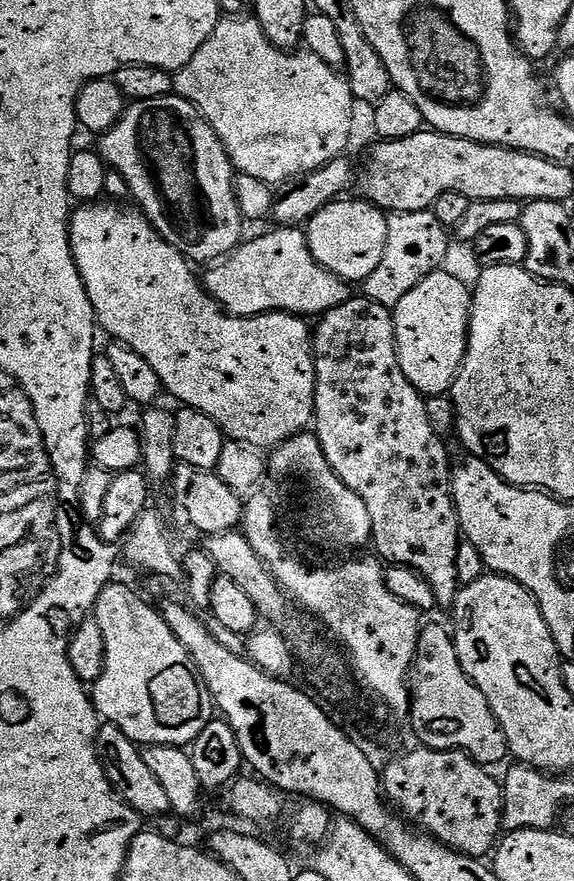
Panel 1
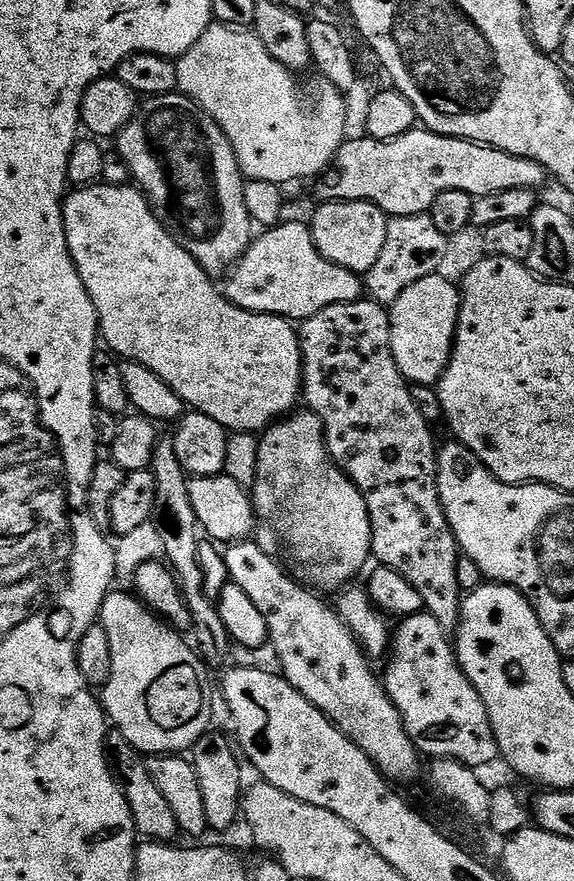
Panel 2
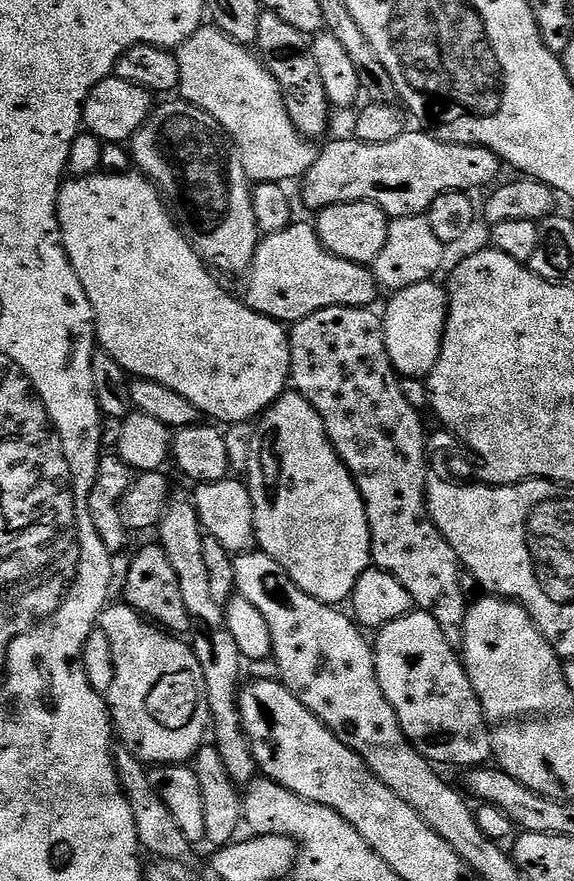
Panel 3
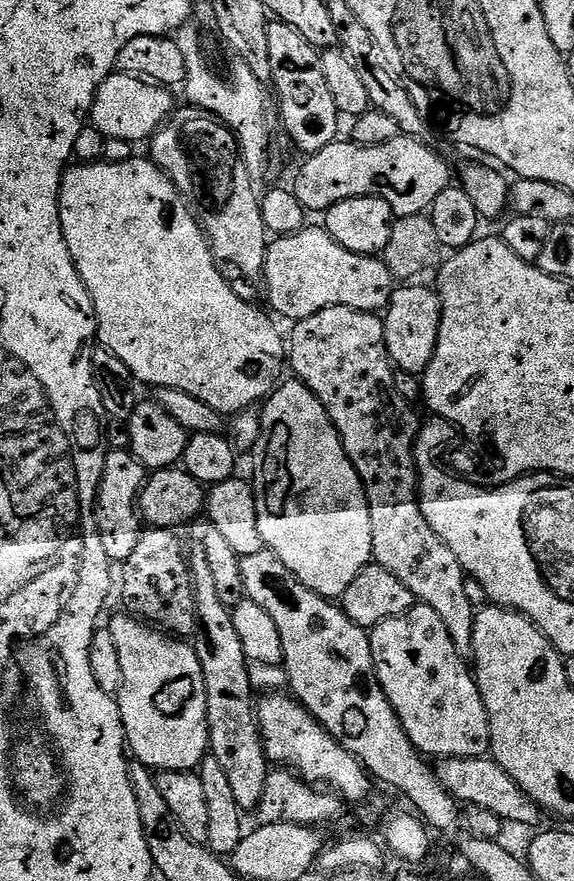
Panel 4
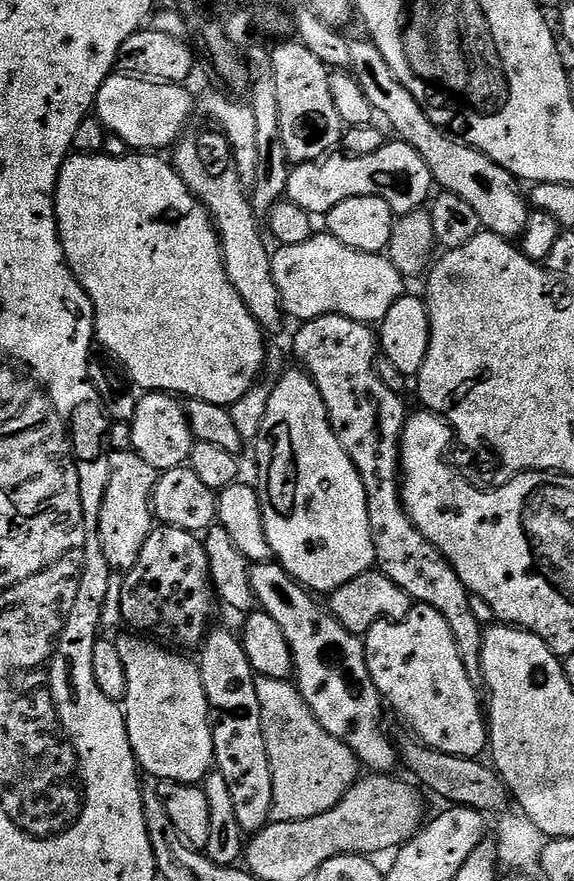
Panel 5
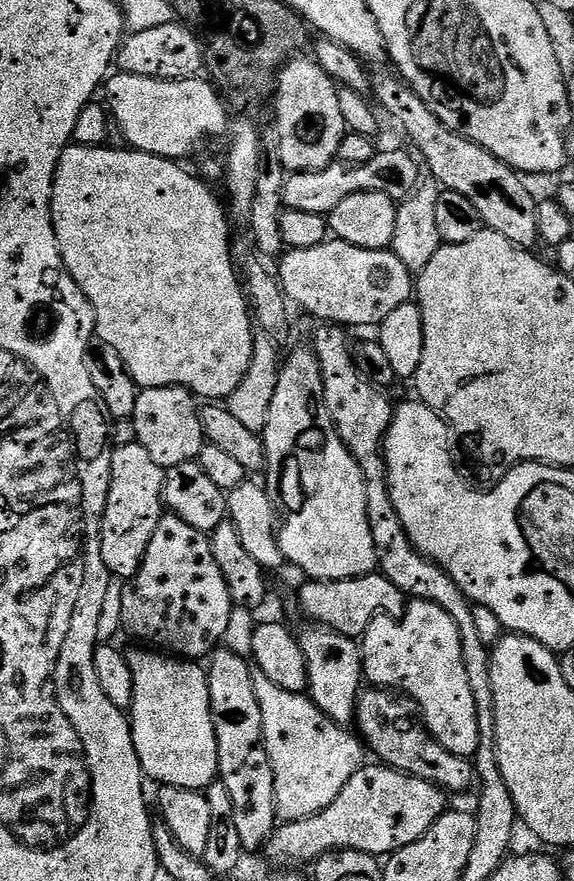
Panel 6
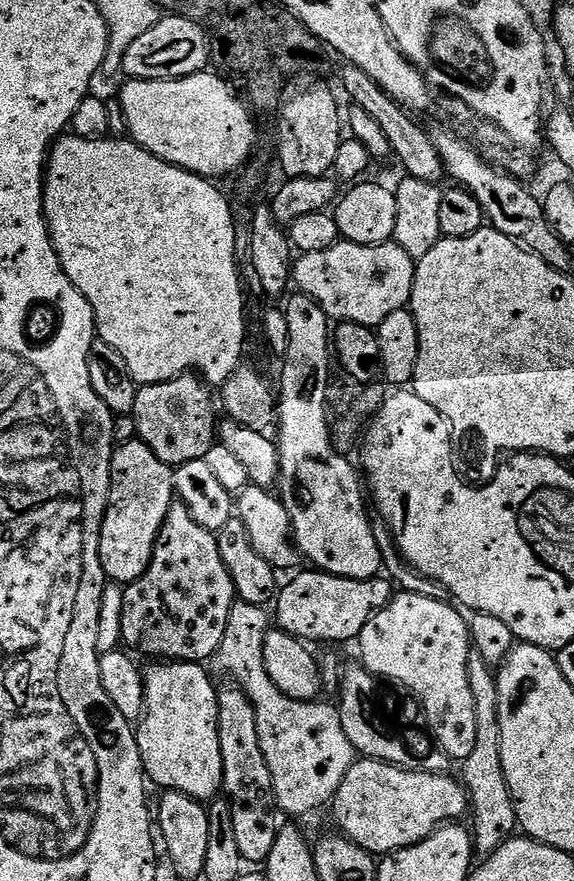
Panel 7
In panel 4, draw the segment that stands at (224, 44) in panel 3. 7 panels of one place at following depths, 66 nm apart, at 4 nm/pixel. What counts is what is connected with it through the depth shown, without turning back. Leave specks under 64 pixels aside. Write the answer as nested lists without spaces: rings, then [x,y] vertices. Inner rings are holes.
[[[189,22],[174,33],[178,50],[182,50],[182,58],[186,58],[189,73],[200,72],[200,92],[192,92],[187,103],[204,111],[212,113],[222,124],[227,124],[236,133],[240,142],[240,154],[248,173],[254,178],[260,178],[266,172],[266,157],[268,152],[268,104],[264,101],[265,85],[254,78],[250,66],[239,62],[233,63],[232,81],[215,76],[210,69],[204,68],[204,48],[200,45],[200,36],[196,33],[195,23]]]

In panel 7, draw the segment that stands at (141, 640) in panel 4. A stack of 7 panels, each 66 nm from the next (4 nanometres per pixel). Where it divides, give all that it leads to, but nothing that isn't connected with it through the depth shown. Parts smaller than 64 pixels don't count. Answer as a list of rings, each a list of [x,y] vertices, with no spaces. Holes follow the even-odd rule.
[[[156,662],[153,663],[152,669],[144,672],[144,693],[146,694],[146,702],[144,703],[144,714],[138,721],[138,731],[136,732],[136,741],[138,742],[138,750],[140,757],[144,763],[144,774],[149,781],[152,780],[160,787],[160,790],[171,790],[181,792],[187,796],[201,802],[208,802],[213,799],[223,789],[224,771],[222,770],[222,746],[218,742],[218,688],[212,685],[212,680],[208,677],[208,672],[203,663],[185,664],[183,662]]]

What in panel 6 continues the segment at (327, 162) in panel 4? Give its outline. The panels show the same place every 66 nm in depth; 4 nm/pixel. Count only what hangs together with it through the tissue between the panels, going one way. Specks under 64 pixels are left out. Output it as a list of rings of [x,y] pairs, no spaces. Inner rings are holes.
[[[380,150],[374,158],[370,158],[370,162],[365,164],[349,166],[334,162],[322,170],[291,173],[284,181],[284,206],[294,210],[306,210],[306,214],[327,216],[334,210],[334,206],[338,206],[338,202],[342,202],[342,198],[350,198],[350,194],[359,192],[386,194],[397,202],[405,200],[416,191],[422,180],[421,165],[413,160],[404,152]]]

